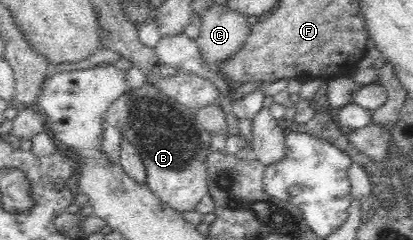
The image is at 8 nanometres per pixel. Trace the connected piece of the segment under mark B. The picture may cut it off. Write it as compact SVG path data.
M151 83L137 88L125 91L105 113L105 123L121 130L124 135L119 145L118 161L135 183L147 186L163 204L169 205L181 215L195 212L201 199L208 195L206 159L211 150L211 135L197 123L193 110L179 105Z

